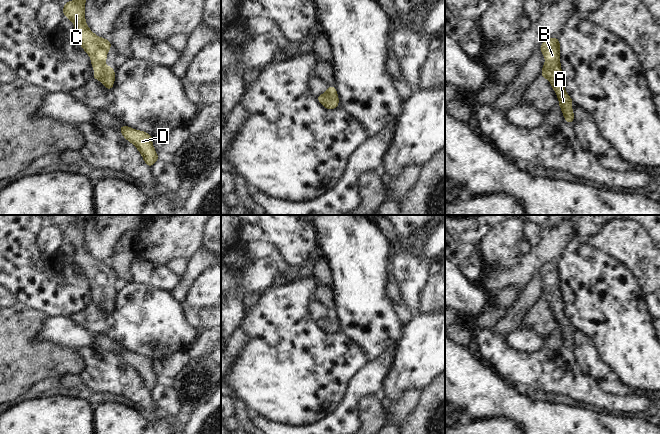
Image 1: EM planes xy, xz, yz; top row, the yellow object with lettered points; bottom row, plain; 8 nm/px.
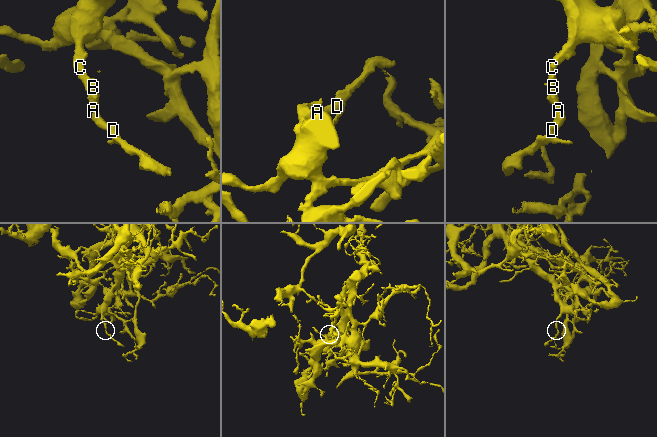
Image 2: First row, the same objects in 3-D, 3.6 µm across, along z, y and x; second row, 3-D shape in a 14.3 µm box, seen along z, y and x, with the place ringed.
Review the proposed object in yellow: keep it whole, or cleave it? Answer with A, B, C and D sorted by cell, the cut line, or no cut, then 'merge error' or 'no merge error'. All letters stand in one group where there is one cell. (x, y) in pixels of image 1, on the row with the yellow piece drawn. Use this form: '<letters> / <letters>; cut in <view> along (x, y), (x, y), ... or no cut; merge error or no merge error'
A B C D; no cut; no merge error

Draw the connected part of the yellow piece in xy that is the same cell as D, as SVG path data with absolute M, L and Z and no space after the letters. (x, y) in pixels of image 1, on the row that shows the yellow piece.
M124 124L119 128L119 131L126 140L130 141L139 150L149 168L159 160L159 156L152 145L152 135L132 129Z

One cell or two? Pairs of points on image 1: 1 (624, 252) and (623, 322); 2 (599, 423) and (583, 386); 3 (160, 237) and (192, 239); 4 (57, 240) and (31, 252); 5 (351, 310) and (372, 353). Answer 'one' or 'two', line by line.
1: two
2: two
3: one
4: two
5: one

